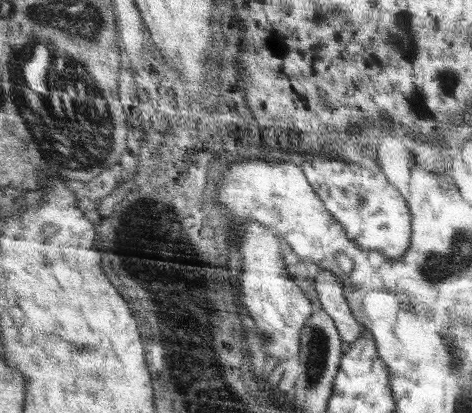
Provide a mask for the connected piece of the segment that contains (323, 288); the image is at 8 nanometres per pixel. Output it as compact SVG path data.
M318 266L314 286L321 308L335 322L340 340L342 340L342 354L344 354L362 336L365 326L356 320L344 296L343 284L335 272L321 269Z

